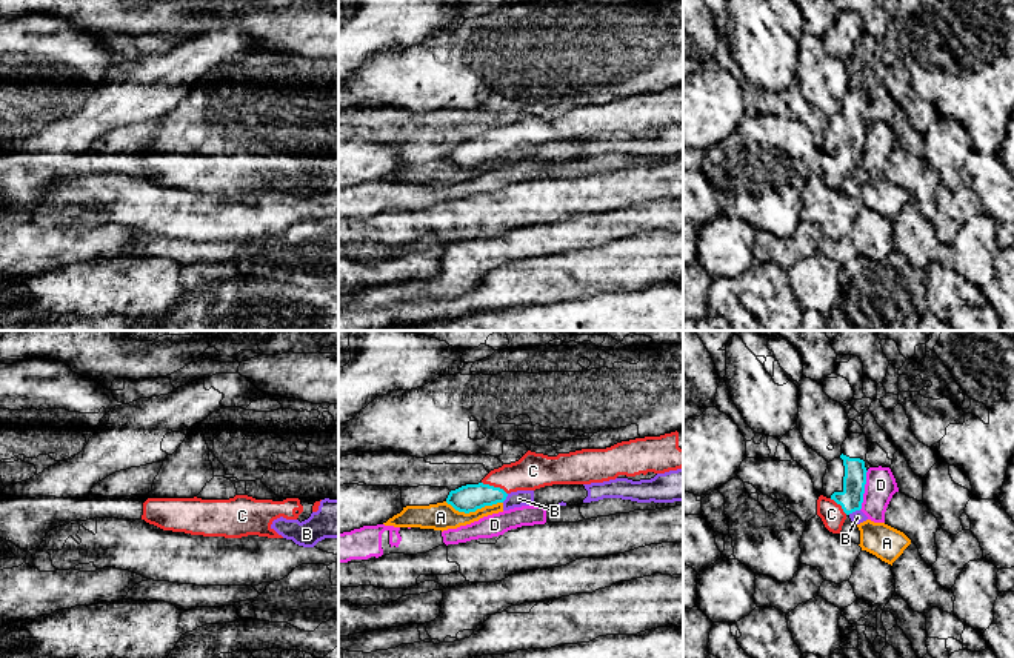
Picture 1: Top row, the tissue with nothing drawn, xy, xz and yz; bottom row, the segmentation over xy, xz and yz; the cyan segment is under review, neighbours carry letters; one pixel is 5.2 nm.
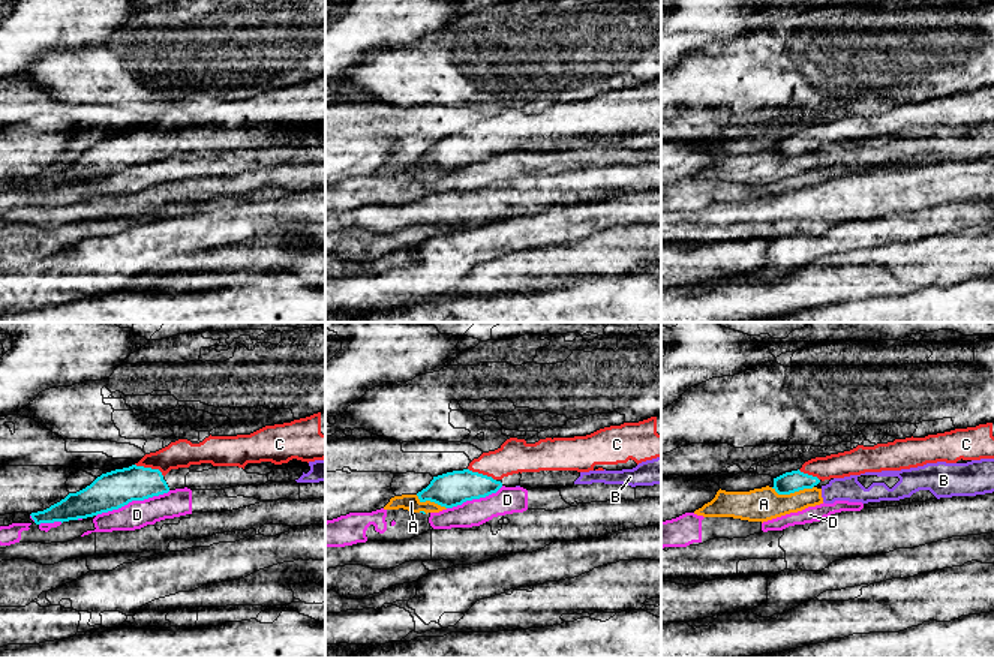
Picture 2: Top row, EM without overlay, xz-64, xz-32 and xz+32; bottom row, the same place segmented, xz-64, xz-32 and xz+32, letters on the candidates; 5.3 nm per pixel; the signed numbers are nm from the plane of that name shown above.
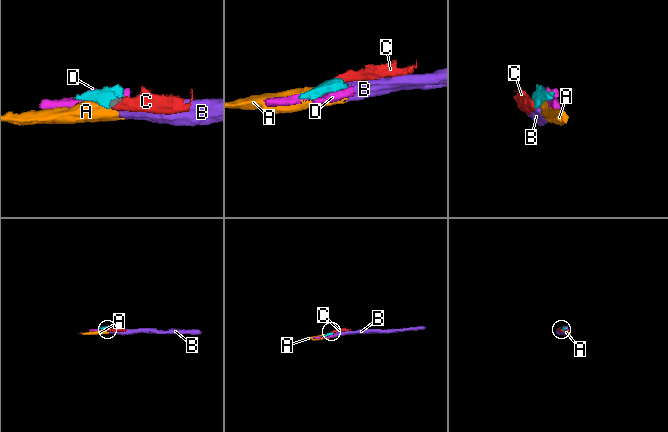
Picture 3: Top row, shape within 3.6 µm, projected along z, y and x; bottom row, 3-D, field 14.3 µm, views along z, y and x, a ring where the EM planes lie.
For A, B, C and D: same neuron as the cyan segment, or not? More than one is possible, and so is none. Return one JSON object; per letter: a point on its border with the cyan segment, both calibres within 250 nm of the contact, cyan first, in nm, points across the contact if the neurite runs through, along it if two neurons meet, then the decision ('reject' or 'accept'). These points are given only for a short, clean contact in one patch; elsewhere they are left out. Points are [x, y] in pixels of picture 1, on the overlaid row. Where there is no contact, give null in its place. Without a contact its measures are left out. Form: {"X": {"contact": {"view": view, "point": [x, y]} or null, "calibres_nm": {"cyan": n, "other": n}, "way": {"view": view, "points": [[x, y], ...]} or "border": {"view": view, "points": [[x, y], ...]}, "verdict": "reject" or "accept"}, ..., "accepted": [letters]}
{"A": {"contact": {"view": "xz", "point": [474, 511]}, "calibres_nm": {"cyan": 140, "other": 140}, "border": {"view": "xz", "points": [[445, 501], [465, 512], [502, 503]]}, "verdict": "reject"}, "B": {"contact": {"view": "yz", "point": [853, 511]}, "calibres_nm": {"cyan": 120, "other": 70}, "border": {"view": "yz", "points": [[859, 509], [848, 514]]}, "verdict": "reject"}, "C": {"contact": {"view": "xz", "point": [493, 486]}, "calibres_nm": {"cyan": 140, "other": 190}, "way": {"view": "xz", "points": [[468, 498], [485, 494], [493, 486], [533, 471]]}, "verdict": "accept"}, "D": {"contact": {"view": "yz", "point": [863, 491]}, "calibres_nm": {"cyan": 120, "other": 160}, "verdict": "reject"}, "accepted": ["C"]}

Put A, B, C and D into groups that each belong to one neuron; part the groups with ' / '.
A B / C / D

